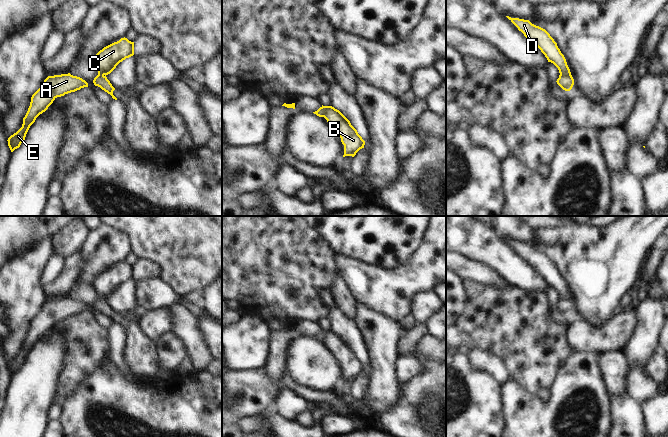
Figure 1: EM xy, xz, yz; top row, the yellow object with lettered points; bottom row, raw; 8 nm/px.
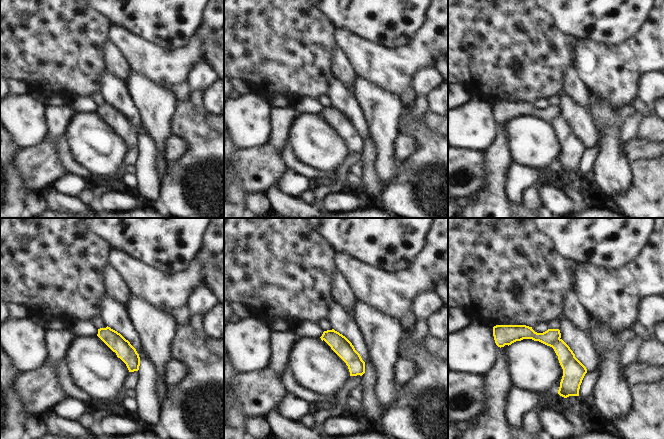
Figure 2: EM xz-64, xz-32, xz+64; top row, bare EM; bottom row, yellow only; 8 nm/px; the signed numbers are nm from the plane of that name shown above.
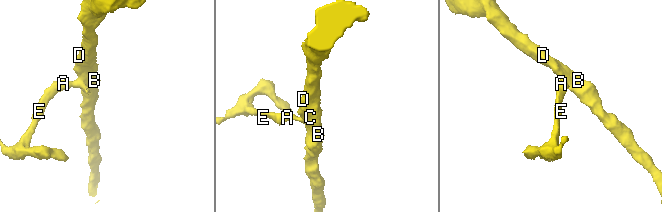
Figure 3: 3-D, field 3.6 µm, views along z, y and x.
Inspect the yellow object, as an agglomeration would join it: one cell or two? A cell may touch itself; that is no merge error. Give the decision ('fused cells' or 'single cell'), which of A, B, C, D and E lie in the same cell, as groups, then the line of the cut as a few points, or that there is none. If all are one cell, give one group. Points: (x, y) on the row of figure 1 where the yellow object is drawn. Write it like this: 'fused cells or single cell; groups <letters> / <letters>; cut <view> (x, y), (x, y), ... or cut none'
fused cells; groups A E / B C D; cut xz (324, 106), (324, 114), (322, 116)

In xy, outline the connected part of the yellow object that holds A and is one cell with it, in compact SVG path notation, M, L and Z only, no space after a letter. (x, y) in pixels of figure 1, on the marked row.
M70 73L48 76L42 86L32 95L30 106L23 118L22 127L8 138L8 146L13 152L25 140L30 126L45 112L57 97L88 87L88 83Z

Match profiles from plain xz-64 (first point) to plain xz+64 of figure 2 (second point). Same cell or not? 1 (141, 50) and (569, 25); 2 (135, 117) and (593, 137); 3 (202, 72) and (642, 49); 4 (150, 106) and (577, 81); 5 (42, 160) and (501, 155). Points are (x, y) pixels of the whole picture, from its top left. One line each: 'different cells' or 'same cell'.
1: different cells
2: same cell
3: different cells
4: different cells
5: different cells

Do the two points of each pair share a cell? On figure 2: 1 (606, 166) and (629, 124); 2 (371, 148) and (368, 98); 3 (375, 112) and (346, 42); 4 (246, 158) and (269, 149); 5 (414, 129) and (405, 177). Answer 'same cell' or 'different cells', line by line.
1: different cells
2: different cells
3: different cells
4: same cell
5: same cell

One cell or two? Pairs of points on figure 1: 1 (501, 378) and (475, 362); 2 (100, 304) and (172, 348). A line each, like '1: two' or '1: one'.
1: one
2: two

